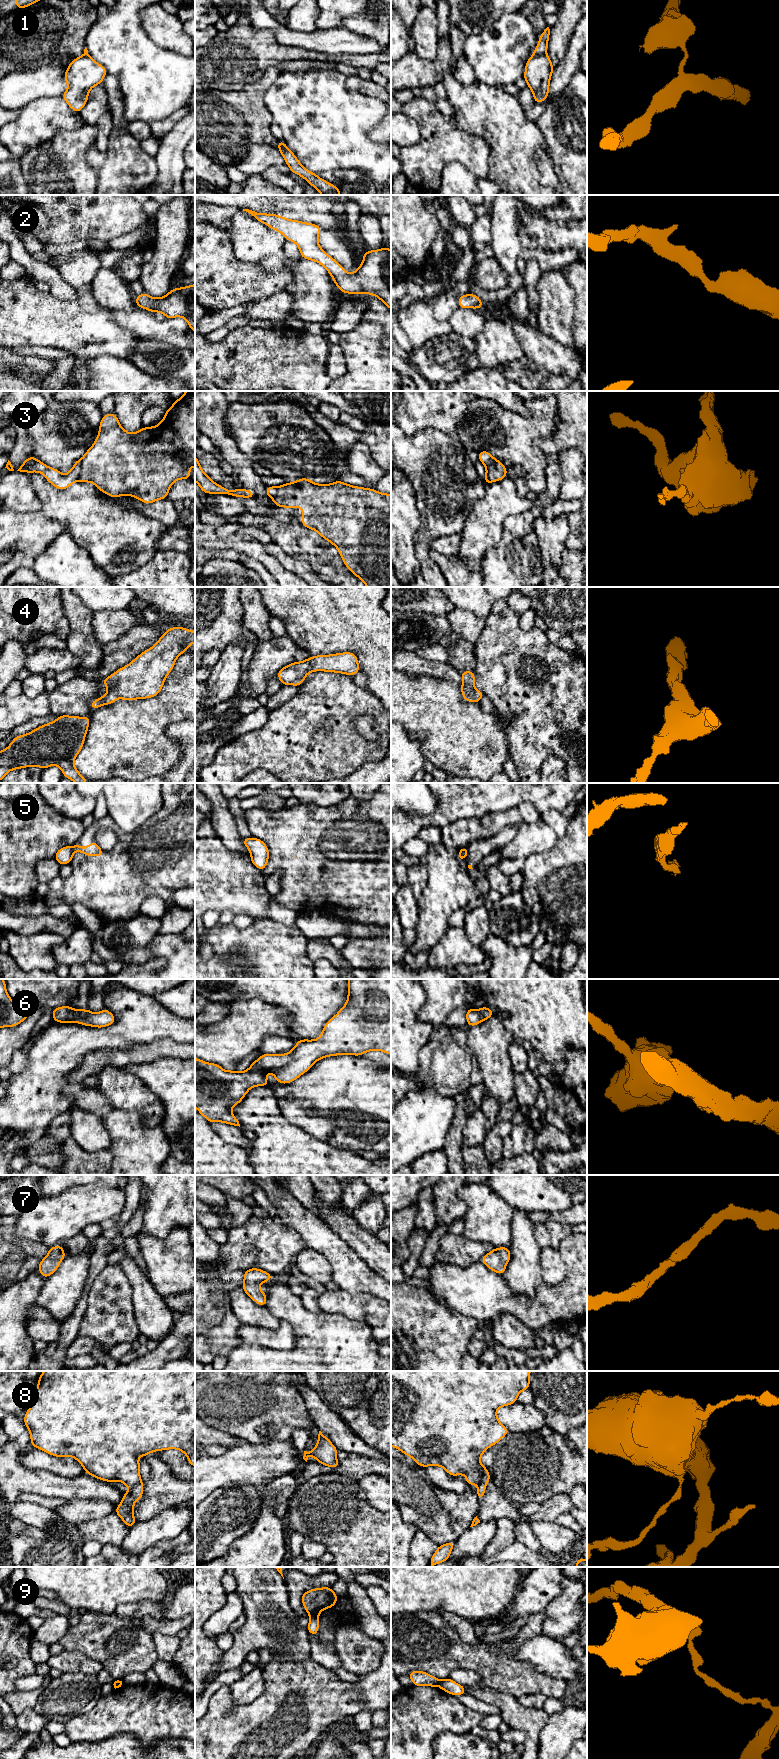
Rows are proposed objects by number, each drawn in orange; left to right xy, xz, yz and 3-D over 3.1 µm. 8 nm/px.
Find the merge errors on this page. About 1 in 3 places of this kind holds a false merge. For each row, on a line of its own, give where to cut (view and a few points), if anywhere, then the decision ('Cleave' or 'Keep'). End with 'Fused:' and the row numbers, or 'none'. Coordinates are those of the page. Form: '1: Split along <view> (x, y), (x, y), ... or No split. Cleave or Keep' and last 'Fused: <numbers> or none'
1: Split along yz (533, 53), (544, 54). Cleave
2: No split. Keep
3: Split along xy (157, 425), (157, 430), (146, 441), (136, 442), (133, 439). Cleave
4: No split. Keep
5: Split along xy (71, 847), (73, 851). Cleave
6: No split. Keep
7: No split. Keep
8: Split along yz (487, 1470), (478, 1483). Cleave
9: Split along xz (310, 1614), (317, 1615). Cleave
Fused: 1, 3, 5, 8, 9

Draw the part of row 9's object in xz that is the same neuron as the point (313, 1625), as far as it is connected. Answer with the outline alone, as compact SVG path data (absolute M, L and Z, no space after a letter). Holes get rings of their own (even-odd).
M310 1615L309 1624L307 1626L308 1633L318 1636L319 1617L318 1615Z

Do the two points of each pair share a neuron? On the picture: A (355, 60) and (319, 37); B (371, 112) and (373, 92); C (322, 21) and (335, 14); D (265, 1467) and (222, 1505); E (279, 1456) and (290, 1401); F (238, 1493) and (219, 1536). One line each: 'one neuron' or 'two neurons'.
A: two neurons
B: two neurons
C: one neuron
D: two neurons
E: two neurons
F: one neuron

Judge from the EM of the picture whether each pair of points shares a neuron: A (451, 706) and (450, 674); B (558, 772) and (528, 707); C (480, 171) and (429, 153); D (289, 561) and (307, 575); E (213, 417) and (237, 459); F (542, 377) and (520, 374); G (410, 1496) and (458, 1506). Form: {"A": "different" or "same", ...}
{"A": "different", "B": "different", "C": "same", "D": "same", "E": "same", "F": "same", "G": "same"}

